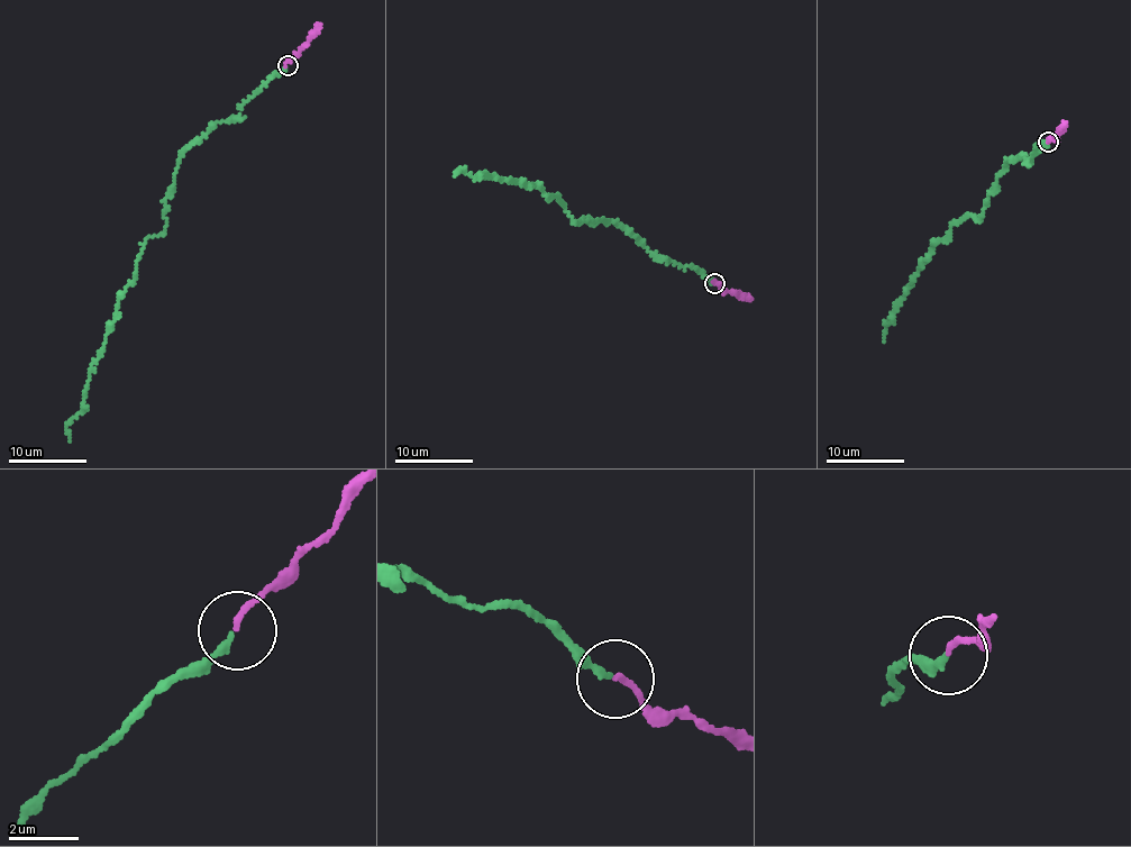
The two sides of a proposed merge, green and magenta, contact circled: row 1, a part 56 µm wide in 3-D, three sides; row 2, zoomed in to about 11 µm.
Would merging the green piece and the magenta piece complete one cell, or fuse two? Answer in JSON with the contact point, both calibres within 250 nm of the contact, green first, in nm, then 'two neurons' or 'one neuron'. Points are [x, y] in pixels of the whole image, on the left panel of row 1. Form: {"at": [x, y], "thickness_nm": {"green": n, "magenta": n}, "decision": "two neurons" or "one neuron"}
{"at": [288, 65], "thickness_nm": {"green": 170, "magenta": 150}, "decision": "one neuron"}

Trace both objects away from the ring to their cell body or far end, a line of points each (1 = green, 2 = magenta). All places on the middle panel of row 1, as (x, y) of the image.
1: (714, 283), (614, 222), (580, 224), (556, 194), (547, 197), (536, 184), (461, 169), (455, 178)
2: (714, 283), (750, 299)

